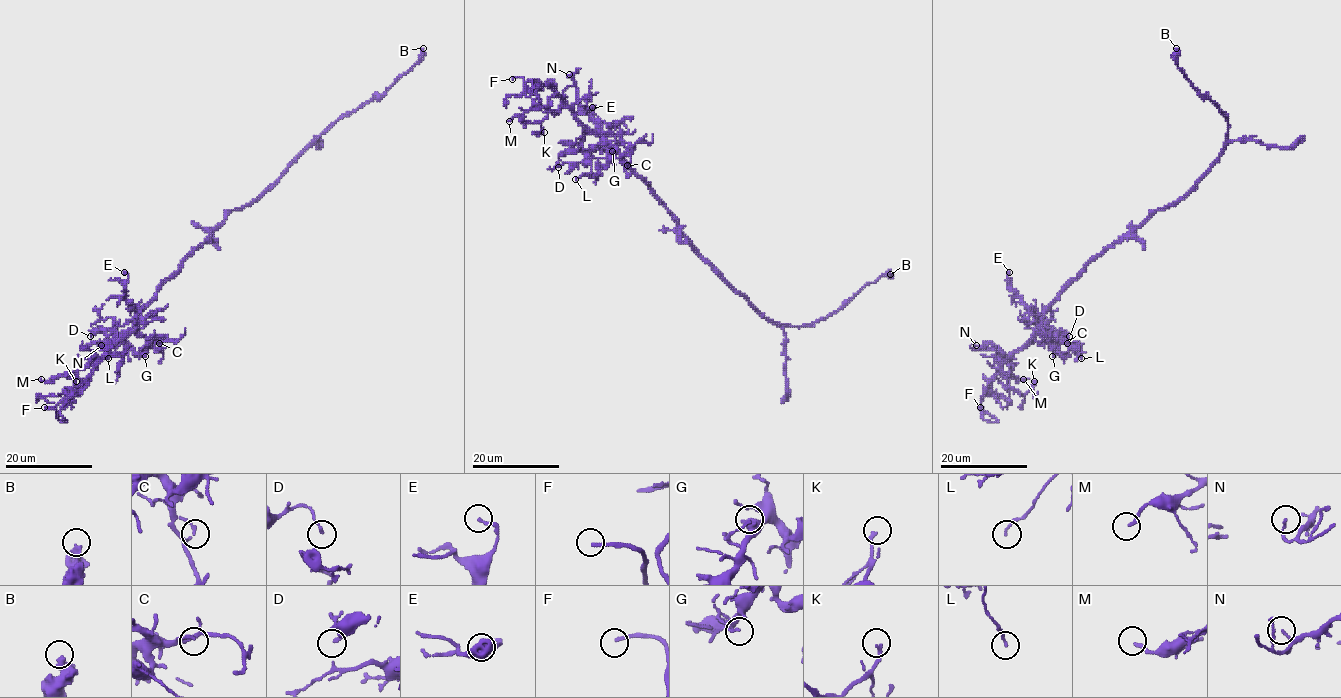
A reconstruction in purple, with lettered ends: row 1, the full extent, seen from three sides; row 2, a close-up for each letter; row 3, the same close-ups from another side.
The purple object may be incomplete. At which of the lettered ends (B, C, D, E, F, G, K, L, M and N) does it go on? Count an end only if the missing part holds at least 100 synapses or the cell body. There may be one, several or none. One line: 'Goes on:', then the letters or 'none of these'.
Goes on: F

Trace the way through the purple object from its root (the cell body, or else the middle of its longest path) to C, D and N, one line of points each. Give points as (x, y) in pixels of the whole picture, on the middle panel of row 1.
C: (677, 221), (649, 185), (605, 140), (618, 148), (627, 165)
D: (677, 221), (649, 185), (604, 140), (587, 153), (568, 150), (559, 157), (558, 167)
N: (677, 221), (624, 160), (576, 117), (574, 104), (577, 90), (569, 74)

